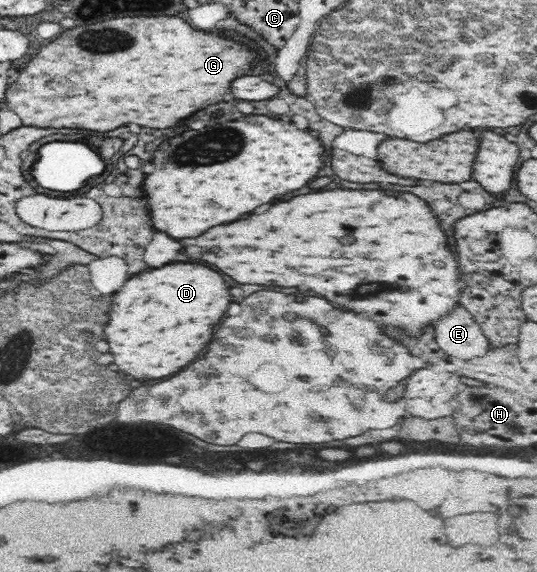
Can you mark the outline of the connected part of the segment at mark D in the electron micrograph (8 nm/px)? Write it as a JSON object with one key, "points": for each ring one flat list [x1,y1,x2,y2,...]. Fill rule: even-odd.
{"points":[[176,262,130,278,126,286,122,286,122,290,114,294,108,314,110,320,104,328,106,340,110,344,110,352,114,354,114,364,124,374,130,374,136,380,164,378,176,374,180,368,188,366,188,362,192,362,212,340,214,328,220,324,220,318,224,316,228,302,230,302,230,294,224,284,224,278,202,264]]}

